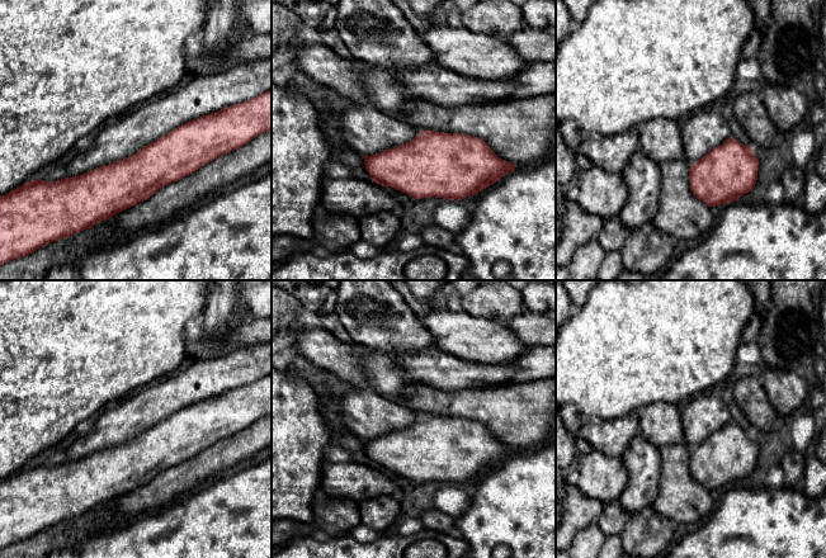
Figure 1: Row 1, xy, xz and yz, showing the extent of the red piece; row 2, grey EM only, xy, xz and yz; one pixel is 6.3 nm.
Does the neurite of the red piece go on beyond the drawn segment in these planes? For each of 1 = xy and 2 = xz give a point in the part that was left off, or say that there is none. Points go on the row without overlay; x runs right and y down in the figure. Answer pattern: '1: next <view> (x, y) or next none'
1: next none
2: next none

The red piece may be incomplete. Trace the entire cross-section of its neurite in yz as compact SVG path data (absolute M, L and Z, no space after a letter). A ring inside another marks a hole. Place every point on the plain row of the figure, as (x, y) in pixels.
M730 421L690 450L690 474L711 492L728 488L755 472L757 455L751 431Z

